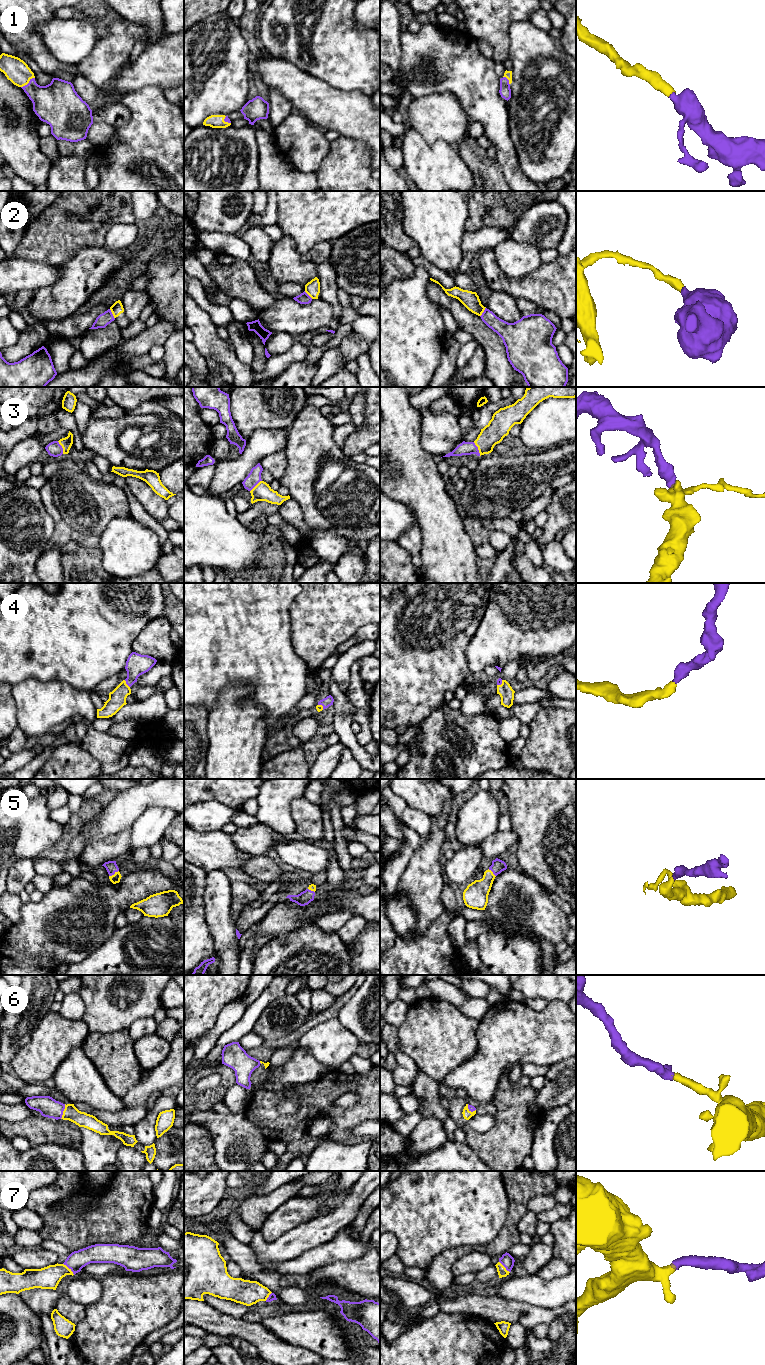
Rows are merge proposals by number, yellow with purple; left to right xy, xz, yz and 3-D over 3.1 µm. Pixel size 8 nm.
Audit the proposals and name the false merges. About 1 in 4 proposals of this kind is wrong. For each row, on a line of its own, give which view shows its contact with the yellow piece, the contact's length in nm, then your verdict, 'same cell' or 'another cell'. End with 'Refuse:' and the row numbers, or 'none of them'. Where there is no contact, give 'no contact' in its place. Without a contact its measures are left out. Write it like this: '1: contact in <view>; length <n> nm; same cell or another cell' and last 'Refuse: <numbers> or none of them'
1: contact in xy; length 140 nm; same cell
2: contact in xy; length 90 nm; another cell
3: contact in yz; length 130 nm; same cell
4: contact in xy; length 80 nm; same cell
5: contact in xy; length 90 nm; same cell
6: contact in xy; length 130 nm; same cell
7: contact in xy; length 130 nm; same cell
Refuse: 2

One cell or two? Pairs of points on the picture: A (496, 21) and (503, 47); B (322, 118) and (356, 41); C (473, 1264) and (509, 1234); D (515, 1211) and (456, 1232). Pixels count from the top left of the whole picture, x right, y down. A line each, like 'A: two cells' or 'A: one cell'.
A: one cell
B: two cells
C: two cells
D: two cells

